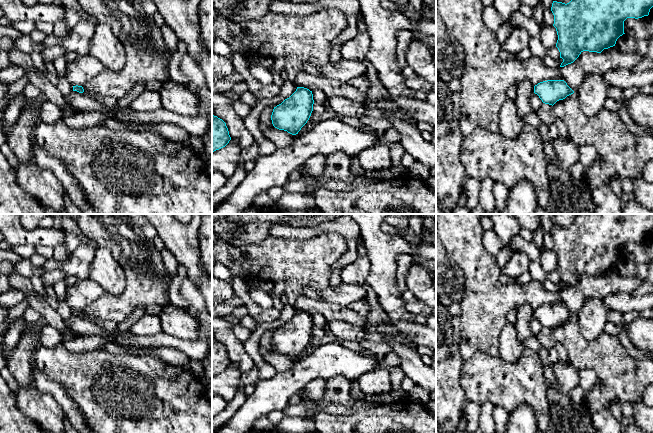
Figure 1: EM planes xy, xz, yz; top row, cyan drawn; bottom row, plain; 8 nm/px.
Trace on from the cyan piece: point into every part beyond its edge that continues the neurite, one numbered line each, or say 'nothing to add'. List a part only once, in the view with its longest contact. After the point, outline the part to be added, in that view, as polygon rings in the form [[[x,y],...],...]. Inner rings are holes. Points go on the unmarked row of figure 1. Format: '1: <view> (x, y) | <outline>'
nothing to add

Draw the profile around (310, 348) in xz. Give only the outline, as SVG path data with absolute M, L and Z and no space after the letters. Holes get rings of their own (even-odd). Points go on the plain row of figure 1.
M312 335L309 344L308 344L307 347L301 352L301 354L298 356L298 358L304 358L304 357L308 356L309 354L313 353L313 351L314 351L315 348L316 348L315 343L316 343L316 340L315 340L314 336Z

